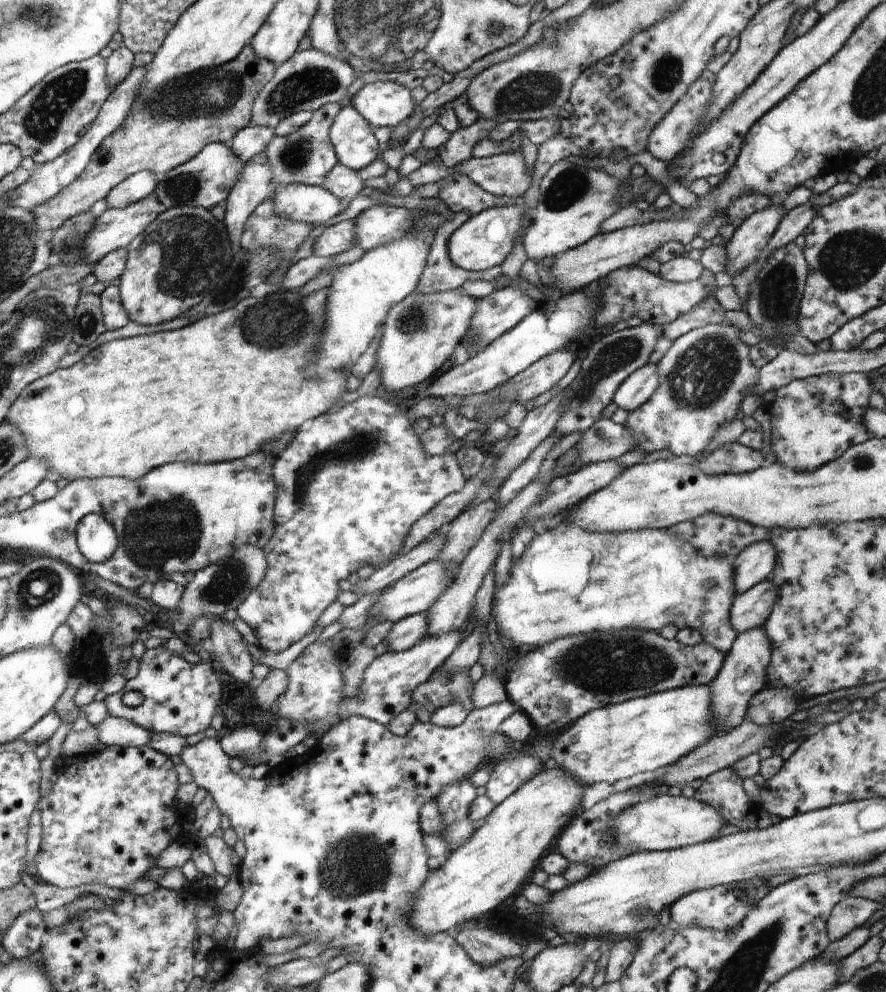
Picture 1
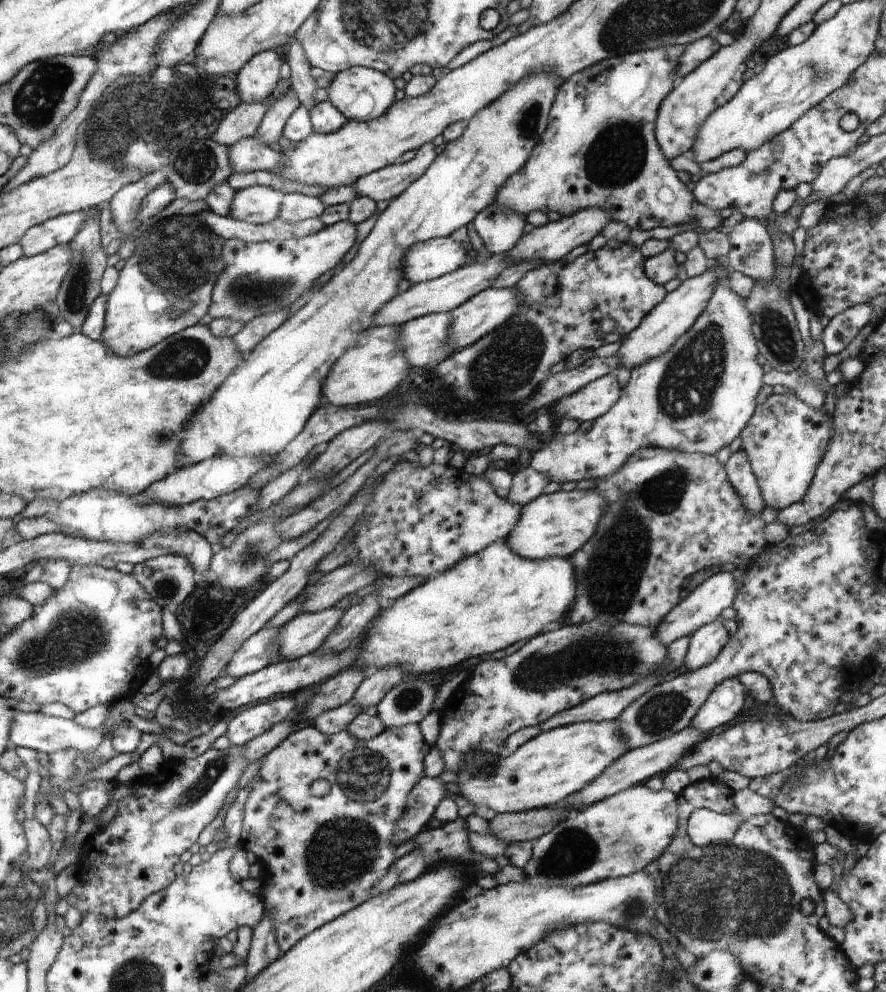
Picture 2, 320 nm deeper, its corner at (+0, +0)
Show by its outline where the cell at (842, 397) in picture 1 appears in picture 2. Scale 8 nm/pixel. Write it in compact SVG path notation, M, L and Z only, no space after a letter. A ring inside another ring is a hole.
M793 392L782 395L772 393L766 401L757 404L756 410L748 424L739 434L742 439L741 448L748 457L752 472L756 476L761 495L766 506L774 510L782 510L804 498L815 475L818 463L823 459L830 440L827 415L824 409L817 411L798 399Z

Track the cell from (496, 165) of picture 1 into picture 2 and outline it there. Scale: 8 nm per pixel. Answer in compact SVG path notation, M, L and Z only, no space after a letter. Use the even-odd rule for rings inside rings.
M434 143L423 144L414 158L399 165L387 165L379 171L363 176L351 187L360 197L371 198L374 202L390 202L396 198L409 184L412 184L437 157Z

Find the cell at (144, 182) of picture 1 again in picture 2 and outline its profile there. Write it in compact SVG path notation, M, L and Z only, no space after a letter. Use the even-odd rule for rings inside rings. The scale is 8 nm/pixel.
M76 211L48 219L32 227L18 243L22 252L31 257L58 245L66 245L87 219L88 211Z

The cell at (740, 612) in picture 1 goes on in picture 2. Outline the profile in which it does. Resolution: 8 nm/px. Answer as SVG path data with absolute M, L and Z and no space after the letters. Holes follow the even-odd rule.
M720 616L691 634L682 671L691 673L716 660L716 657L731 637L724 624L722 624L723 620Z

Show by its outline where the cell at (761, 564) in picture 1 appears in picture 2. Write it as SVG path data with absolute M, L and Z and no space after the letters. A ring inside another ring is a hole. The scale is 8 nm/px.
M720 571L712 575L709 579L706 579L702 584L697 586L695 591L692 591L687 597L681 599L673 610L664 616L662 622L654 629L655 636L667 647L676 639L691 635L701 626L720 617L722 610L734 603L737 590L731 572Z

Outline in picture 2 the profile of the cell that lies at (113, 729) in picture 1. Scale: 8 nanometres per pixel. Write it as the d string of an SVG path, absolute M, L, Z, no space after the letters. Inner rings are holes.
M18 712L12 722L10 744L16 747L26 747L33 751L46 752L50 754L56 750L76 749L82 752L93 751L103 739L107 728L102 725L97 729L83 728L71 719L62 717L51 717L40 713Z

